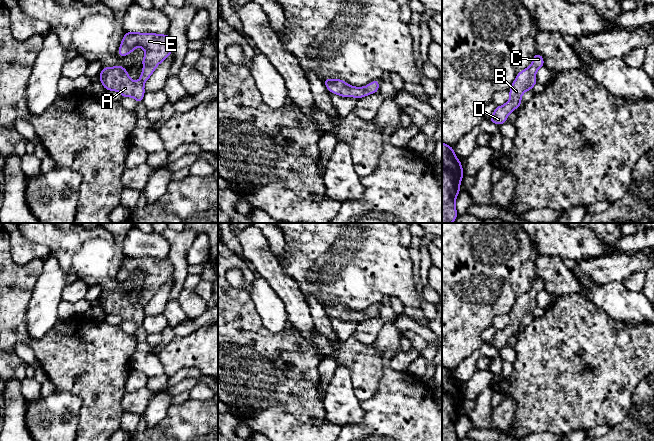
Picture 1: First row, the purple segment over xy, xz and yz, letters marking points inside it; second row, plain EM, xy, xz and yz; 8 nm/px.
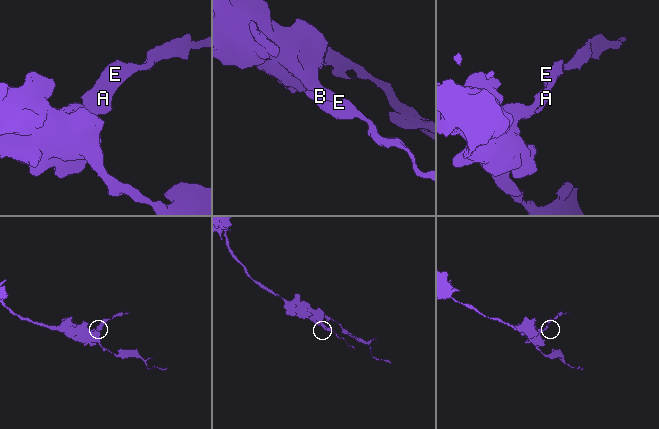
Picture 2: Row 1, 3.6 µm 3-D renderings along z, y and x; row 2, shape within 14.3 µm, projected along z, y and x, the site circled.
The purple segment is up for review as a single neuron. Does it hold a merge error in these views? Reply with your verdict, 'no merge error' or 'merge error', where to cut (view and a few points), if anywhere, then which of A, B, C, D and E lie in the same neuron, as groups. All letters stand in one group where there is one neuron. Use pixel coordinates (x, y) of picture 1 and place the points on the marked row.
no merge error; no cut; A B C D E

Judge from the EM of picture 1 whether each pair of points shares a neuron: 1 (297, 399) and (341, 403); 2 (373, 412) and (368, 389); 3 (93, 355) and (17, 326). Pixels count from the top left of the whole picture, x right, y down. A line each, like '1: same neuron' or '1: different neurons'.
1: different neurons
2: different neurons
3: same neuron

